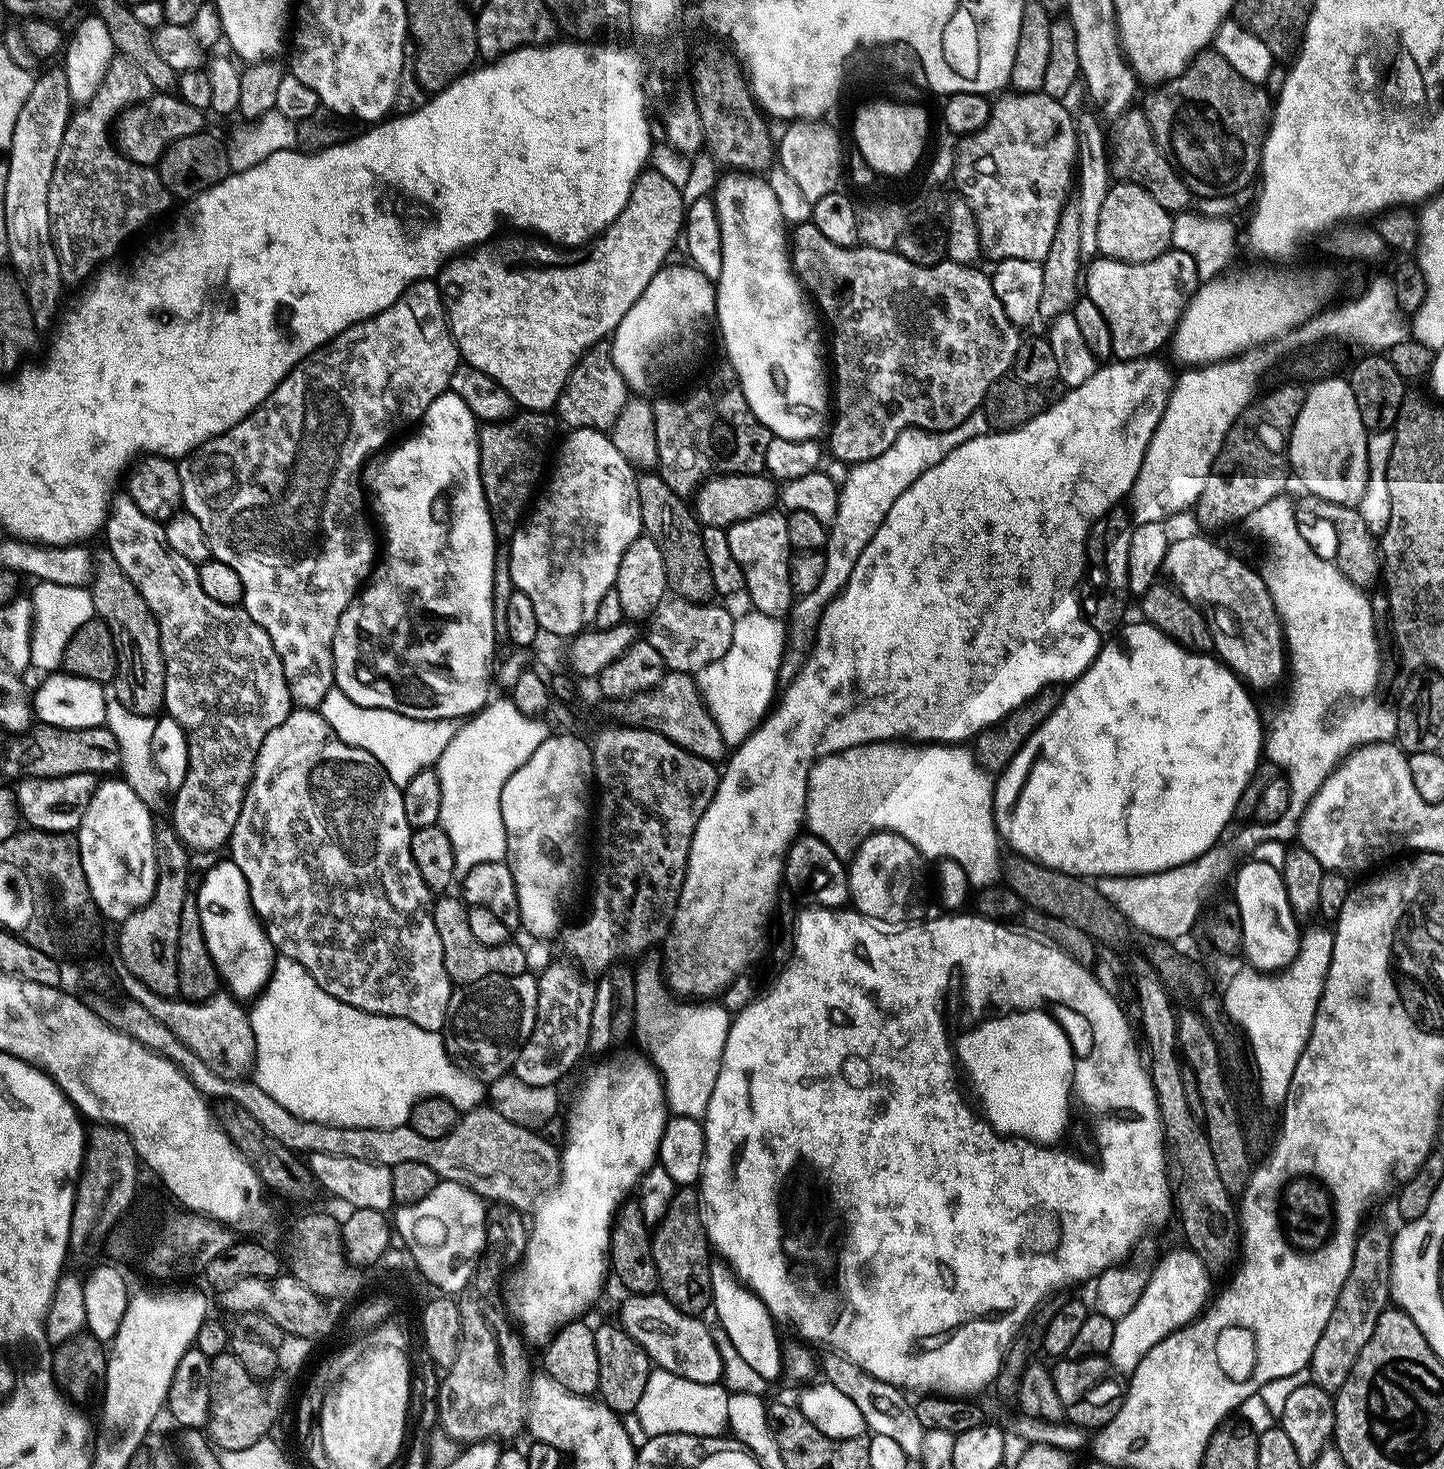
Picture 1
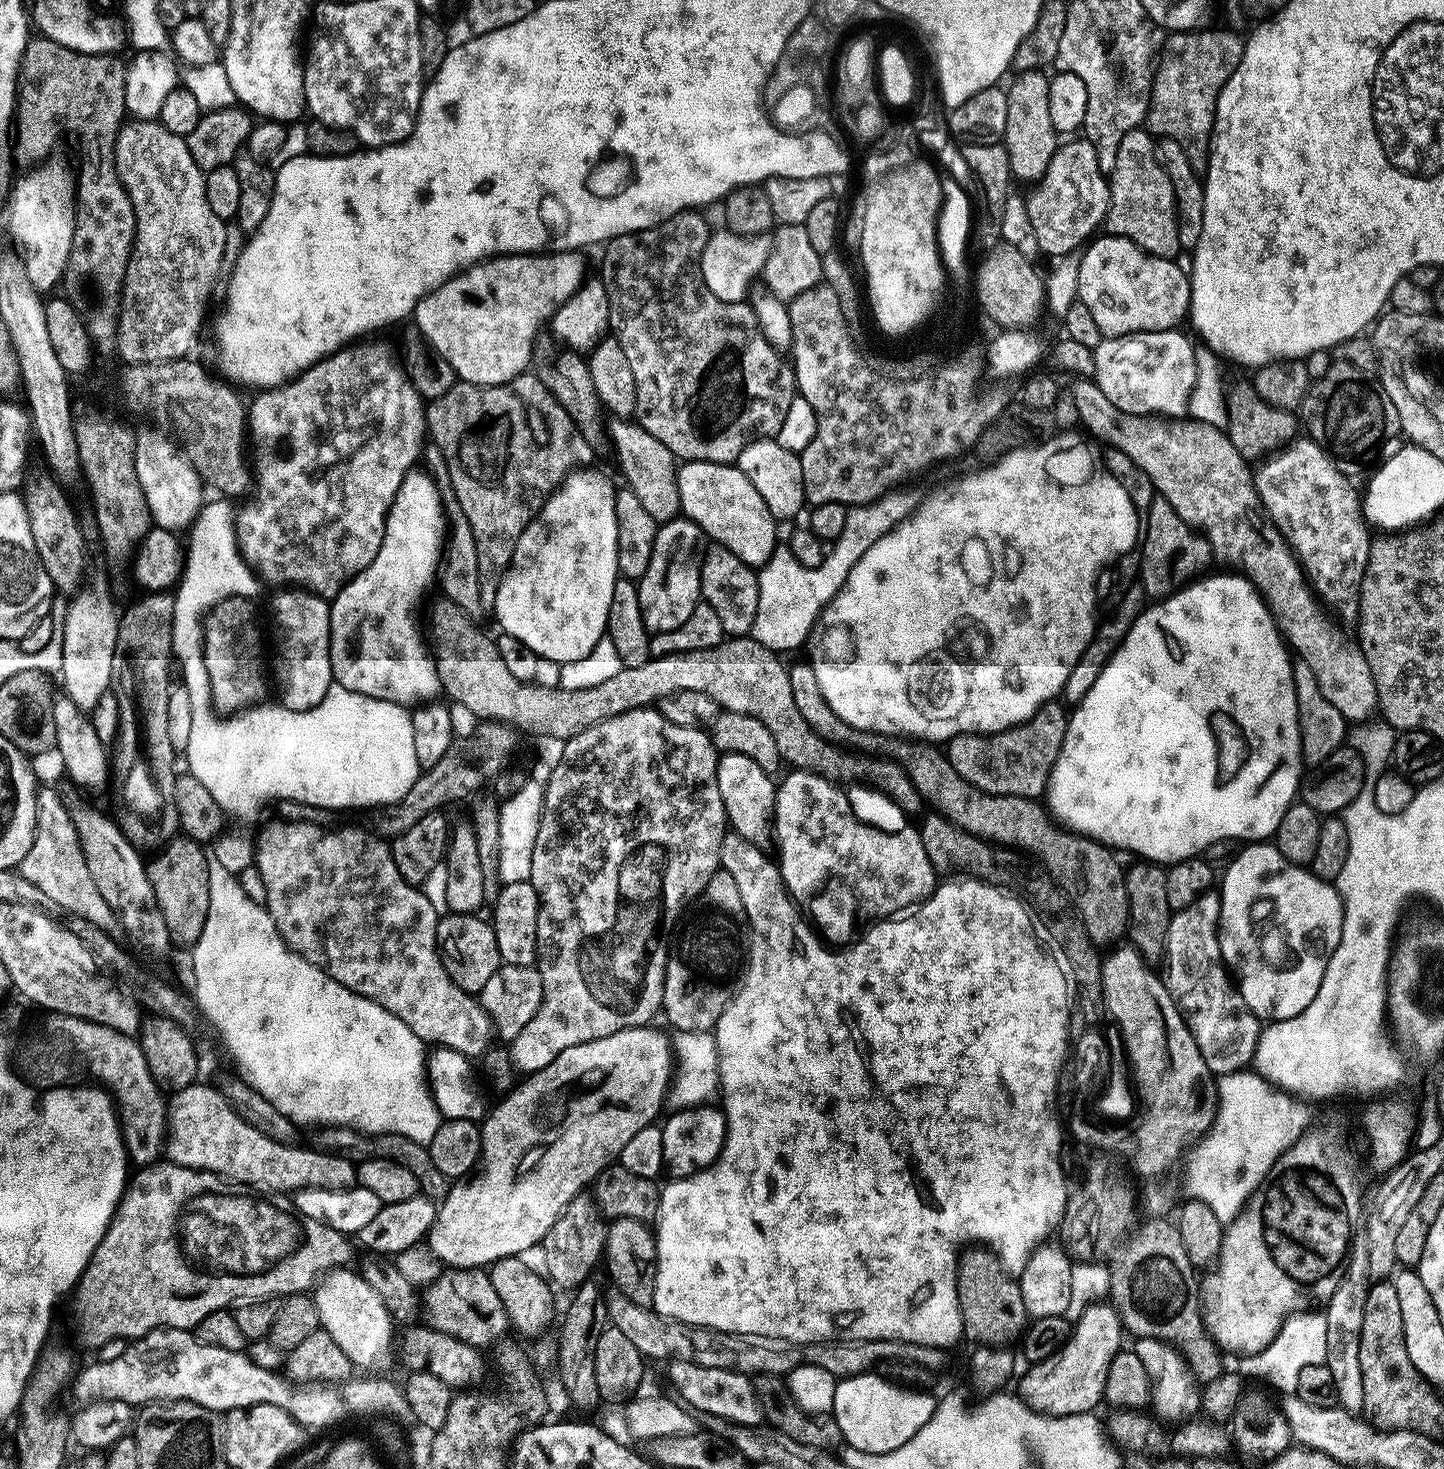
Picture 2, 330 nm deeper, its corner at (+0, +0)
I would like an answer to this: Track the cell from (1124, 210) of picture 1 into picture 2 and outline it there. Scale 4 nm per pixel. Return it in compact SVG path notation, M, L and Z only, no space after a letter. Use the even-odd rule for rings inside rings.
M1143 127L1130 130L1118 142L1118 150L1114 158L1114 166L1107 173L1108 180L1108 213L1104 216L1107 235L1121 236L1134 243L1151 256L1175 257L1176 251L1181 251L1180 225L1176 211L1176 199L1170 178L1164 173L1164 168L1154 155L1154 137Z

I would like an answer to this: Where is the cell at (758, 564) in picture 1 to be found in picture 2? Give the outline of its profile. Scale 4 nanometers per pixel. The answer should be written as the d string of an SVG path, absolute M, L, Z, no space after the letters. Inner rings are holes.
M689 460L681 463L677 471L678 494L680 495L680 512L686 514L705 537L708 536L719 547L726 549L741 563L752 570L760 570L778 547L776 541L777 521L770 514L766 502L754 490L754 486L739 468L732 464L711 464L705 460Z

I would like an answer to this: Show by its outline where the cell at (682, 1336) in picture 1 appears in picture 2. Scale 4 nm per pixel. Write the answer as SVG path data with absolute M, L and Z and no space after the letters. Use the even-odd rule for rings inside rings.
M681 1358L673 1359L668 1366L668 1376L672 1379L673 1386L680 1391L681 1398L679 1397L679 1399L689 1409L695 1410L697 1413L706 1412L721 1415L722 1418L738 1424L756 1426L761 1423L760 1402L756 1399L753 1381L744 1373L731 1372L721 1368L707 1368L701 1364L695 1364L692 1360Z

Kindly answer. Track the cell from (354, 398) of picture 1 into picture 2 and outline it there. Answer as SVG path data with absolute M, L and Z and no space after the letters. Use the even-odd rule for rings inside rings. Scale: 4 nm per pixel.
M356 342L351 346L345 346L340 349L338 352L332 353L331 356L326 356L324 359L318 361L317 364L312 365L312 367L301 372L299 376L271 389L264 390L259 393L260 396L256 401L253 402L252 408L247 409L246 412L246 428L250 433L250 440L252 436L252 444L256 447L256 474L254 470L254 486L256 482L256 489L252 492L252 497L245 502L244 505L235 513L234 516L234 531L235 531L235 546L239 551L240 556L242 557L243 563L247 564L249 568L253 569L255 575L261 580L264 579L268 584L282 584L278 586L295 586L297 589L303 590L309 594L315 594L323 598L331 598L336 596L344 589L345 584L348 583L352 577L357 576L362 570L366 570L366 566L370 566L370 562L378 554L380 549L380 543L384 540L384 518L388 512L388 506L392 503L392 498L396 494L396 489L400 487L400 481L403 479L406 467L408 465L408 440L404 437L406 435L406 418L408 412L412 408L412 404L422 404L422 398L419 394L416 393L415 388L412 387L411 380L408 379L401 361L396 360L392 357L392 352L384 344L364 344L368 342Z

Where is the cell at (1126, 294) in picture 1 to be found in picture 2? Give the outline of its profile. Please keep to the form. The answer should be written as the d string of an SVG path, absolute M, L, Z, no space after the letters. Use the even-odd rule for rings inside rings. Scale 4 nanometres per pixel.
M1101 234L1080 256L1079 303L1090 310L1101 337L1129 336L1135 332L1170 332L1185 323L1192 305L1192 282L1175 259L1151 256L1121 236Z

